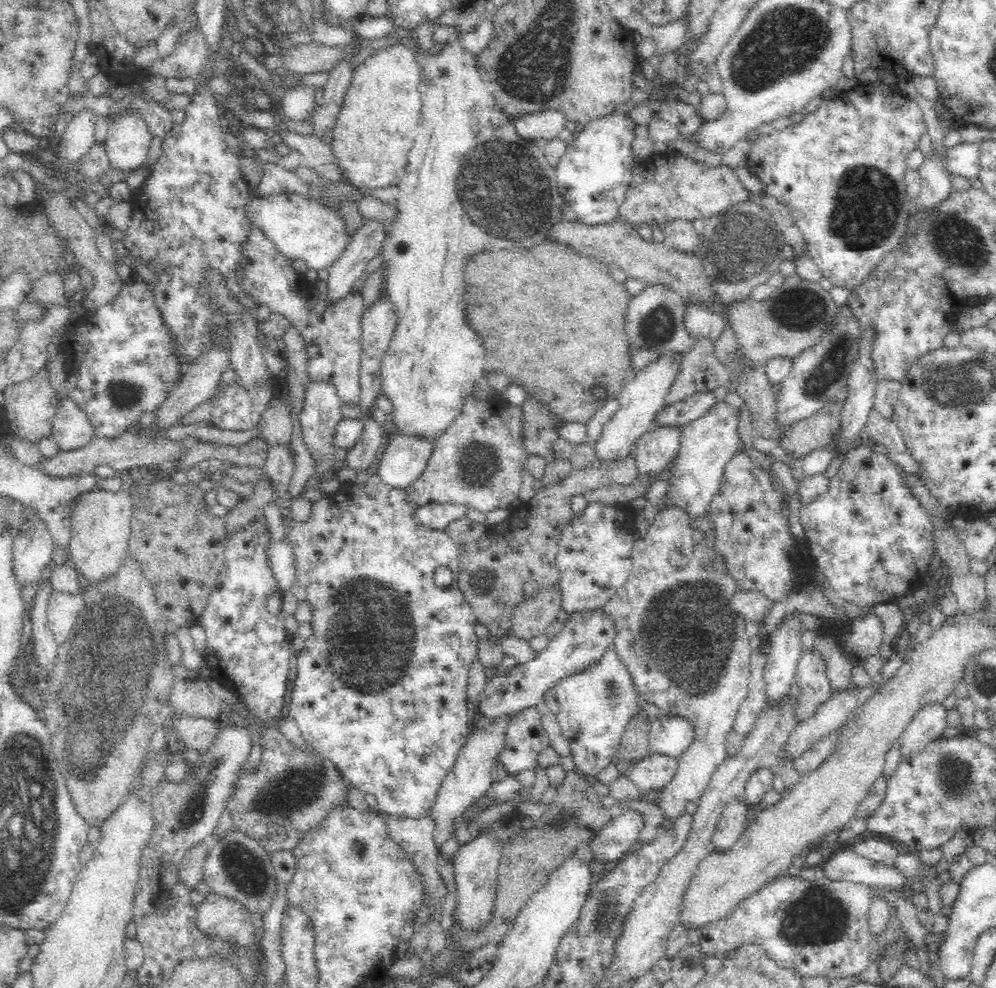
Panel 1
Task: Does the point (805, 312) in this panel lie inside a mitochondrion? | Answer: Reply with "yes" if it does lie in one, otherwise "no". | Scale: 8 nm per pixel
yes

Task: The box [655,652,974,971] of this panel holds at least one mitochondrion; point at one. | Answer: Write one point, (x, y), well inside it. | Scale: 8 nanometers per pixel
(818, 917)

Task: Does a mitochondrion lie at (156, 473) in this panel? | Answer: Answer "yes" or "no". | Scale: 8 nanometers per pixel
no

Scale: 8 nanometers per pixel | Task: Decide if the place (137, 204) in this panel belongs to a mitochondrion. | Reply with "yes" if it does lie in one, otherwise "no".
no

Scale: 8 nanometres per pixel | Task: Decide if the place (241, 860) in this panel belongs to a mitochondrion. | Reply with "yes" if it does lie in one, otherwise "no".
yes

